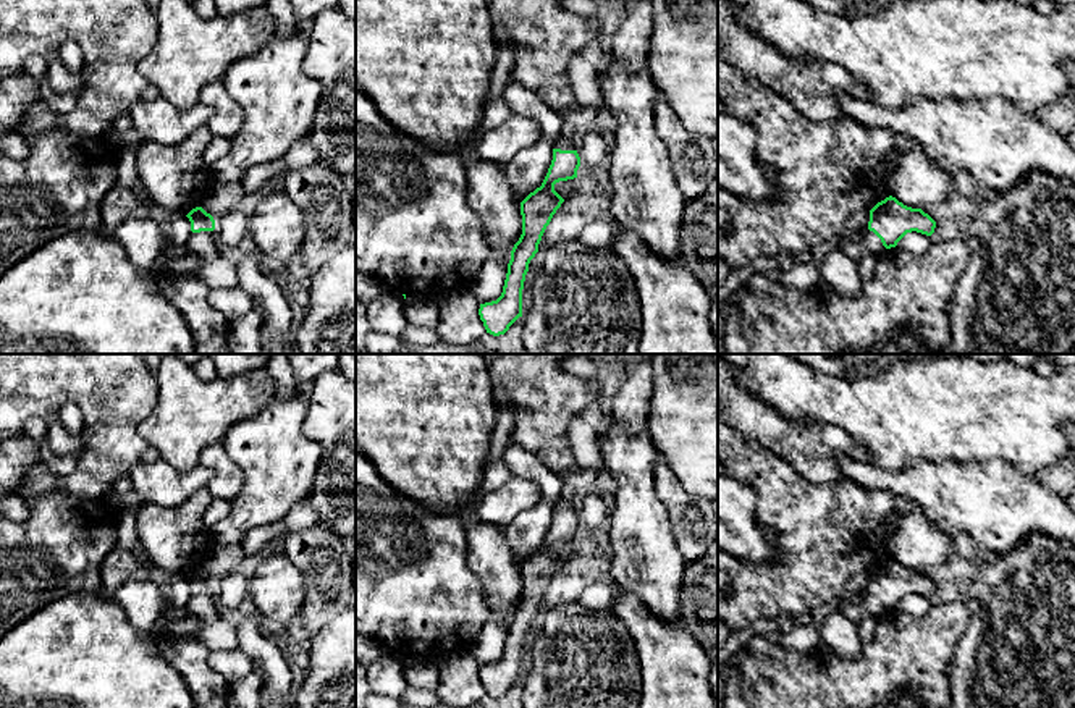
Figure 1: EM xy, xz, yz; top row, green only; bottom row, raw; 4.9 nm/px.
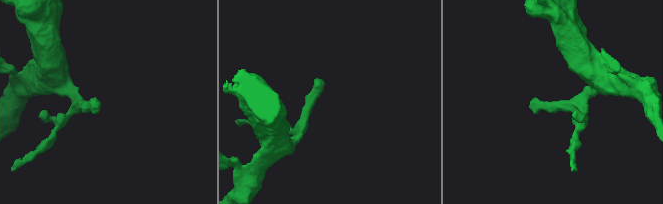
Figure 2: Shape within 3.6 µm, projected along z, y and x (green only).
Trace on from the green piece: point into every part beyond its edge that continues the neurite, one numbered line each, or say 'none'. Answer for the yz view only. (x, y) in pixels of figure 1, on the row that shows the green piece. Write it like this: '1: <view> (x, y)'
1: yz (870, 243)

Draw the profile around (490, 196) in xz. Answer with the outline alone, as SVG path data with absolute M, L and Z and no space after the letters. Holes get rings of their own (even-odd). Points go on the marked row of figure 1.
M478 155L466 176L469 204L482 218L491 254L508 265L522 234L521 202L516 200L504 171Z

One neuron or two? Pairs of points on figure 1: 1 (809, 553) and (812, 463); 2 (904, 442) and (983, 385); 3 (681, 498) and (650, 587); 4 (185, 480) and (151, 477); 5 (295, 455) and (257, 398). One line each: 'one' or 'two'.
1: two
2: one
3: two
4: one
5: two

